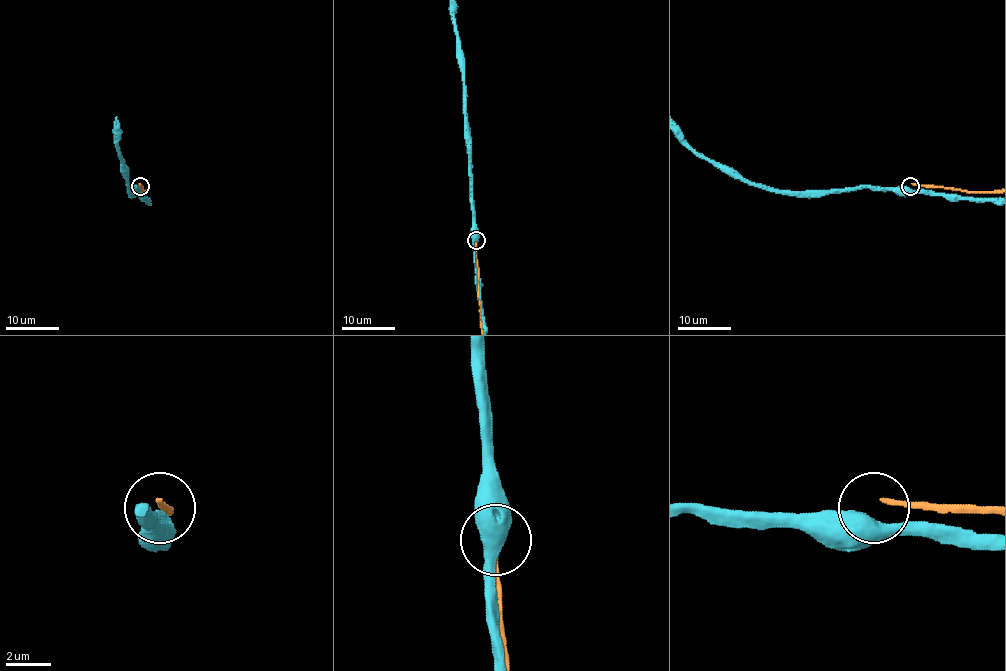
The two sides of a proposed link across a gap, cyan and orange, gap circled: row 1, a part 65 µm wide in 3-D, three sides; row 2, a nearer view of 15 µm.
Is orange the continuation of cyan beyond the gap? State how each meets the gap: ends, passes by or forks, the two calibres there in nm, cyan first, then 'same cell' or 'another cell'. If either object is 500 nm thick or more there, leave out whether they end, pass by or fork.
calibres 800 and 200 nm; another cell

